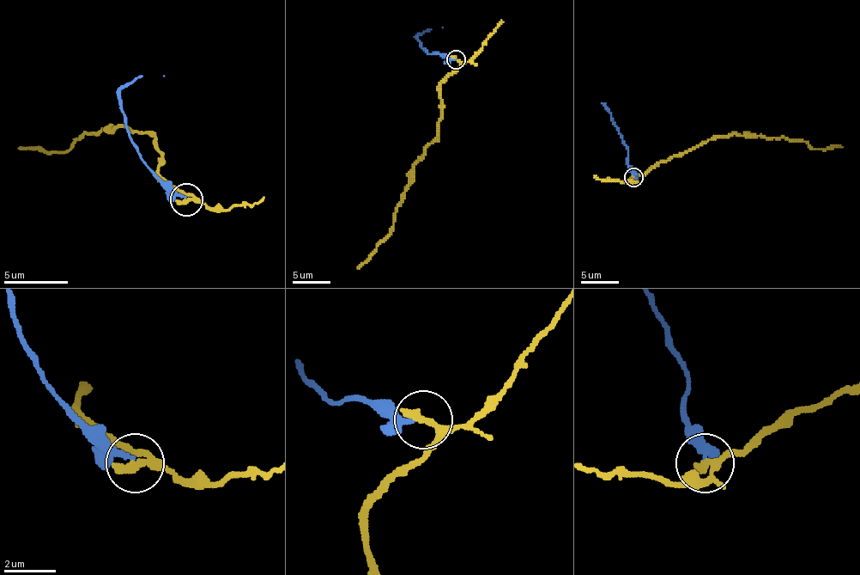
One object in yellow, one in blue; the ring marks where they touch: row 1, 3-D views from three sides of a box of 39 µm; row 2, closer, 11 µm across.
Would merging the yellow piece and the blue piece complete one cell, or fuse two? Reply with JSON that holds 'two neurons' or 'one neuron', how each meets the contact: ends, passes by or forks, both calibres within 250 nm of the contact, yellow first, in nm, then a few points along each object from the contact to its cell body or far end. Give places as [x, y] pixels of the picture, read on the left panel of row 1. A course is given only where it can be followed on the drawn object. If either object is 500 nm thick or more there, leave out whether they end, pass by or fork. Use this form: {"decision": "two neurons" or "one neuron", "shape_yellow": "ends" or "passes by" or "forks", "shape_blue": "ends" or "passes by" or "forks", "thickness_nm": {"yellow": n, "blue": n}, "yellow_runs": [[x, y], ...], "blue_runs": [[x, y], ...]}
{"decision": "two neurons", "shape_yellow": "passes by", "shape_blue": "ends", "thickness_nm": {"yellow": 280, "blue": 180}, "yellow_runs": [[185, 200], [191, 197], [160, 174], [156, 139], [147, 132], [118, 126], [86, 132], [63, 152], [18, 149]], "blue_runs": [[185, 197], [169, 187], [141, 155], [121, 110], [124, 88], [143, 75], [163, 75]]}

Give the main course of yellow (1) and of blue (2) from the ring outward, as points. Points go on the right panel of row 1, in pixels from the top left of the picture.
1: (633, 177), (647, 174), (658, 162), (715, 137), (738, 133), (804, 141), (814, 149), (842, 147)
2: (633, 175), (633, 169), (628, 164), (628, 150), (609, 111), (602, 103)

